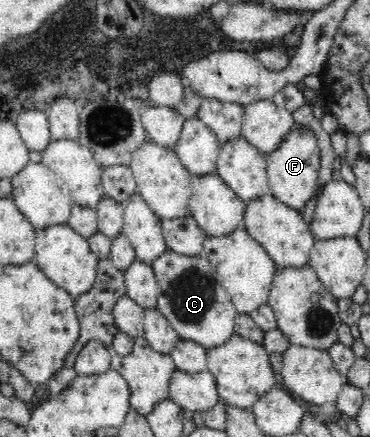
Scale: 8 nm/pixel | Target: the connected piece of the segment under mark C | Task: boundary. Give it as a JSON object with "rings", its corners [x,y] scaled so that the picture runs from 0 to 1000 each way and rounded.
{"rings":[[[457,570],[408,604],[435,661],[422,707],[457,735],[486,776],[527,783],[557,801],[608,789],[632,767],[632,735],[646,716],[619,689],[581,609],[549,581],[503,586]]]}

